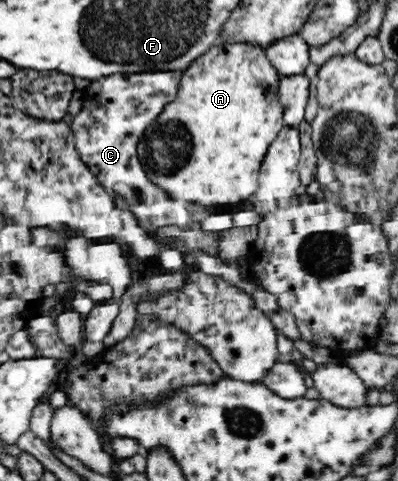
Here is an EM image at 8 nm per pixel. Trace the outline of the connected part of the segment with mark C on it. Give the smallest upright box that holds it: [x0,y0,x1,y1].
[70,71,263,232]

